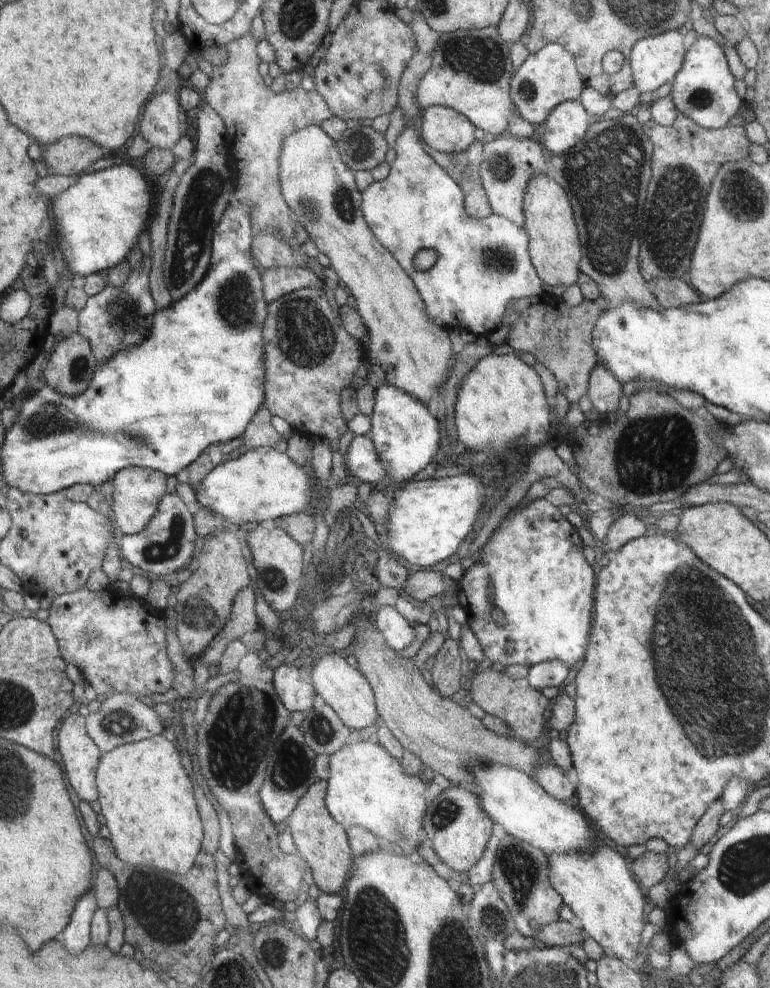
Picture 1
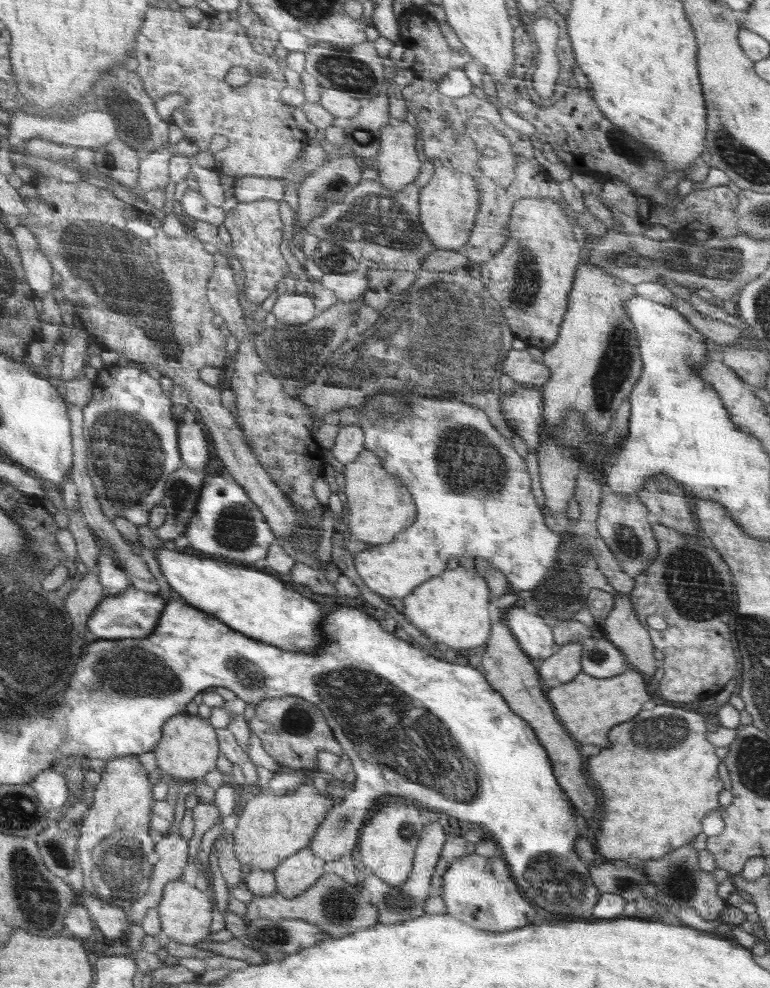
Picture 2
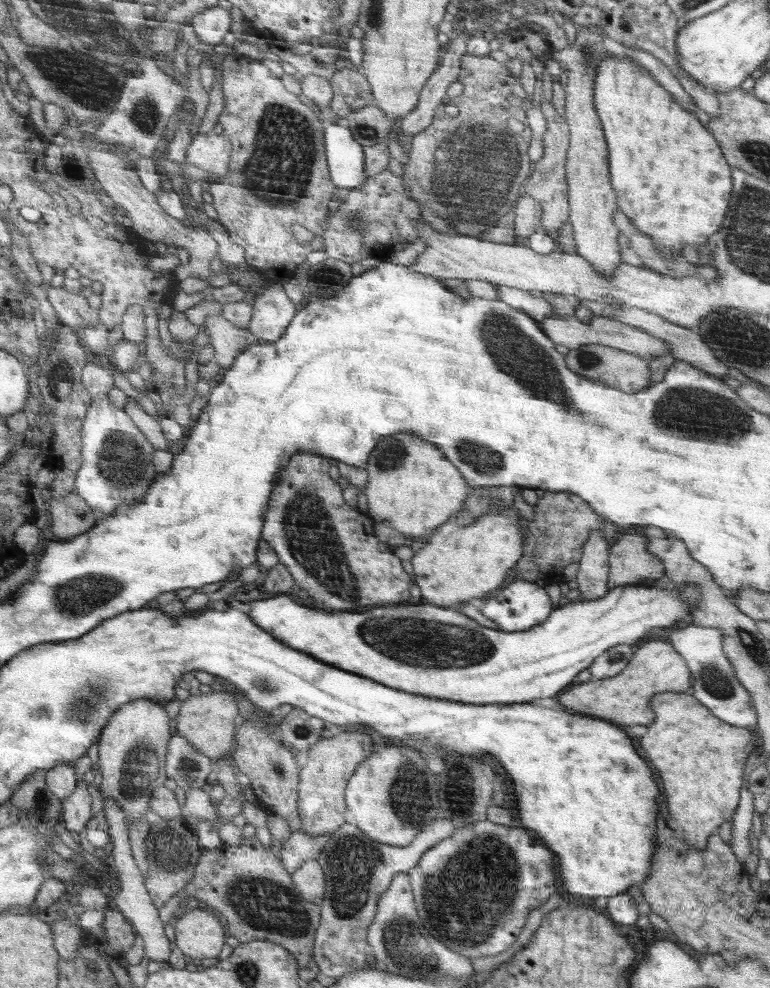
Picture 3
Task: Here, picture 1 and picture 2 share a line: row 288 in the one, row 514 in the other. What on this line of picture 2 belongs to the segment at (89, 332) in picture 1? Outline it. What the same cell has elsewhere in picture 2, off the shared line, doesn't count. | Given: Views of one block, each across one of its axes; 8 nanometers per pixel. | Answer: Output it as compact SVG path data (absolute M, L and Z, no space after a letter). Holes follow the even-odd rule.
M131 363L126 368L121 368L118 365L112 365L100 370L99 377L95 380L94 396L92 401L85 408L85 435L90 447L90 476L94 479L96 488L98 489L98 498L102 503L104 514L110 520L116 520L118 516L123 516L130 522L137 526L144 526L144 524L150 524L150 516L152 516L152 510L156 506L164 504L163 500L167 497L168 481L172 474L176 473L185 467L183 460L183 451L180 448L180 427L182 422L180 419L174 417L174 402L170 400L170 396L166 395L166 392L162 390L162 384L160 380L152 378L148 373L148 367L144 367L141 364Z

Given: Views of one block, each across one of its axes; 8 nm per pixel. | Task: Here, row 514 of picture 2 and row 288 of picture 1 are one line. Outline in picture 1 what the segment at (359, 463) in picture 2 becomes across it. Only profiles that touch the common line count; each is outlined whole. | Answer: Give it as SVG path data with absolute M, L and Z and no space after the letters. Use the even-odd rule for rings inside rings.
M310 125L290 134L285 138L281 150L280 180L284 198L288 198L288 206L292 206L294 220L314 240L319 252L328 256L329 266L338 274L341 286L357 300L357 311L367 326L371 340L368 345L370 362L381 366L386 373L386 384L408 392L426 405L432 393L443 385L447 374L451 373L452 342L448 334L428 318L416 286L400 268L396 258L376 240L376 234L368 226L365 216L362 216L360 204L363 204L363 196L356 188L354 172L340 158L337 142L318 125Z

